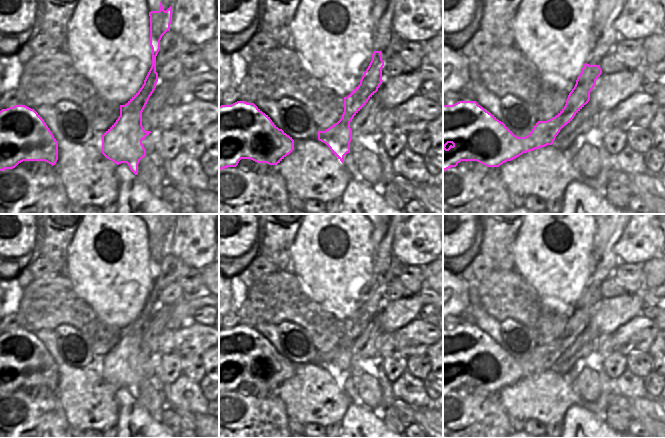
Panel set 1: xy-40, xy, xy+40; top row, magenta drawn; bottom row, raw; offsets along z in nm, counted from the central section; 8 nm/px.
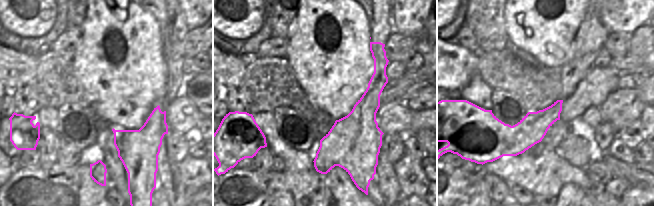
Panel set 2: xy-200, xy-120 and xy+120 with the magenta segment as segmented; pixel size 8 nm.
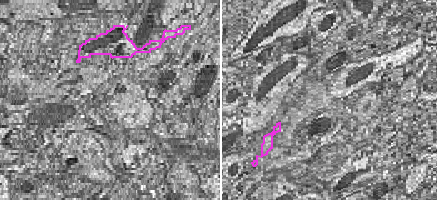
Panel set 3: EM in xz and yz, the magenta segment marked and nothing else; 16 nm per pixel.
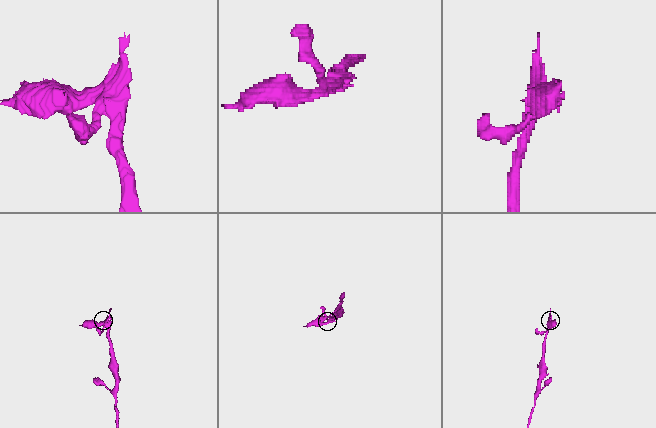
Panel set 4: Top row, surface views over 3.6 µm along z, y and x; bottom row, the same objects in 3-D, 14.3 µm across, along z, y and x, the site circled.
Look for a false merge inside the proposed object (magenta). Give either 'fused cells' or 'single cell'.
single cell

